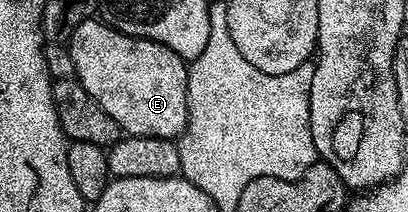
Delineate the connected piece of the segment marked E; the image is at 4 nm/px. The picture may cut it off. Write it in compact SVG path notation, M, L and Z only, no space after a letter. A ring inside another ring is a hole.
M101 19L79 23L67 44L77 80L83 83L87 95L119 123L122 134L180 138L189 122L189 65L171 47L121 33Z

